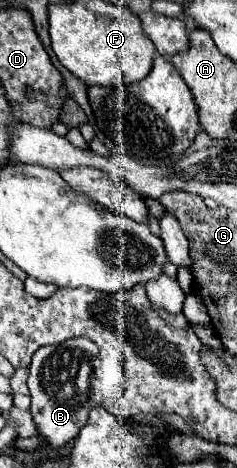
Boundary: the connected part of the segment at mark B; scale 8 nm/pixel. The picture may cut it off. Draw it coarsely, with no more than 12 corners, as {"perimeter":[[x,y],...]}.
{"perimeter":[[87,338],[41,346],[27,378],[49,448],[71,442],[95,390],[99,348]]}

